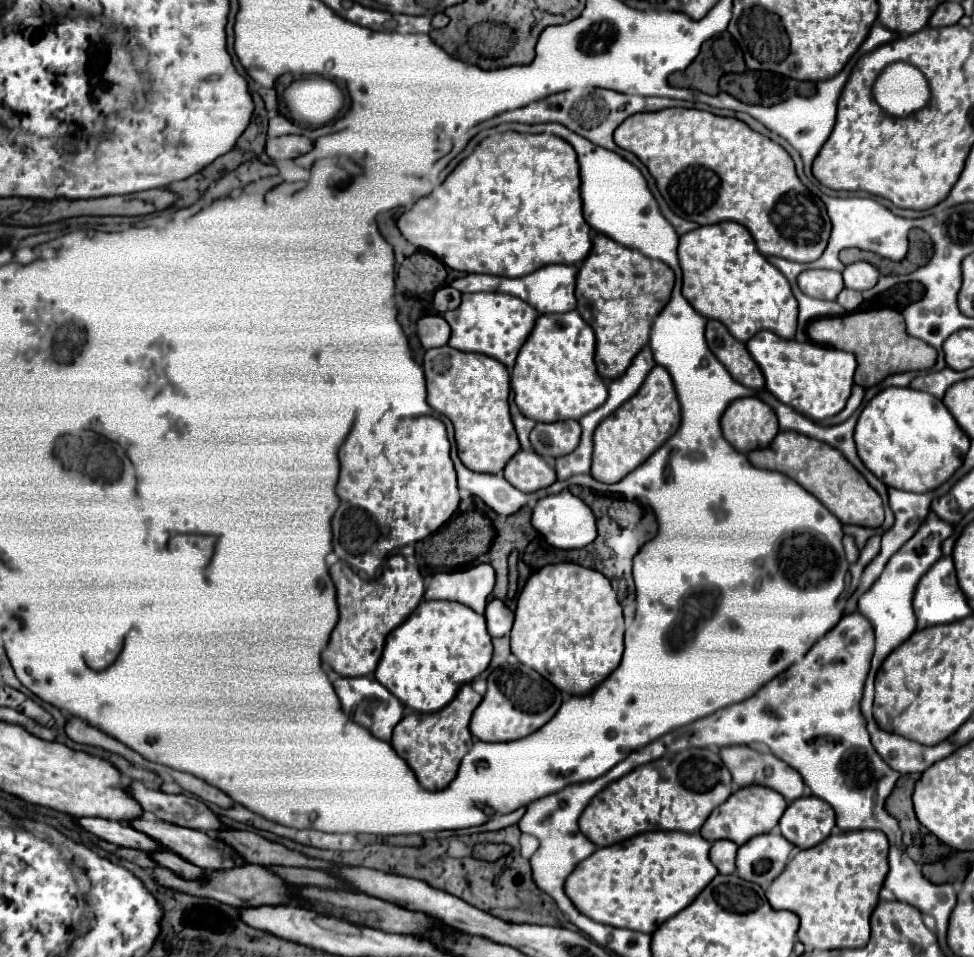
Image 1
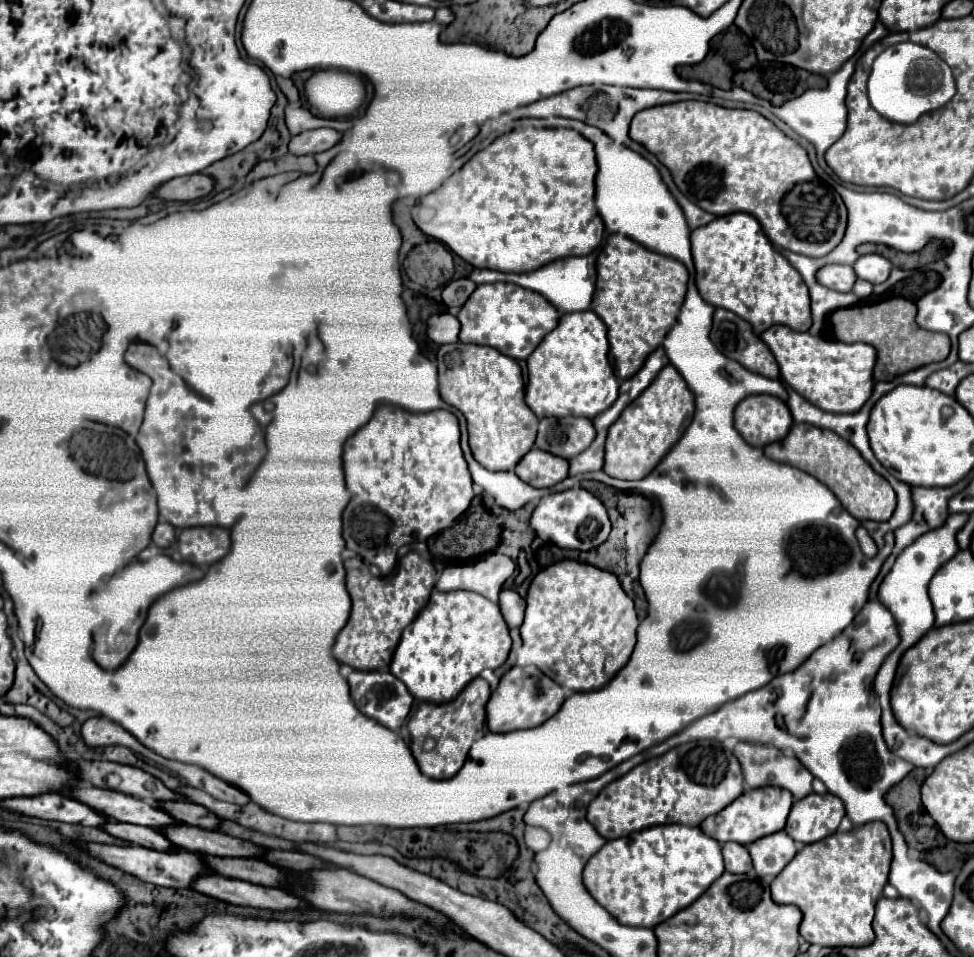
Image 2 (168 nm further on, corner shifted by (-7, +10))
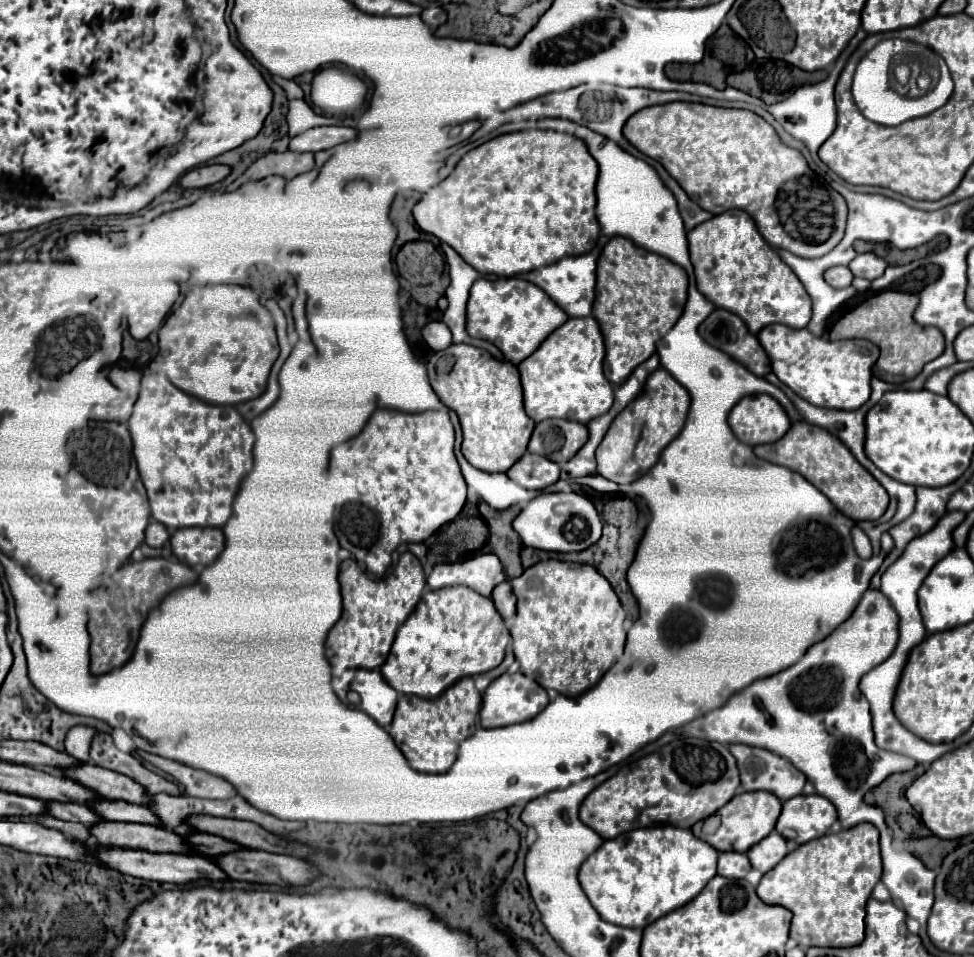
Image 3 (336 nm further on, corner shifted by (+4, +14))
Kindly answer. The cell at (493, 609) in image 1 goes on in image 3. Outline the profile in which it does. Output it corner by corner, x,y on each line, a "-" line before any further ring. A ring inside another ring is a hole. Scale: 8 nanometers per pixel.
501,582
499,586
495,586
493,588
493,594
491,594
491,600
495,602
495,608
499,610
499,614
503,616
503,620
509,622
515,616
517,598
515,598
509,582

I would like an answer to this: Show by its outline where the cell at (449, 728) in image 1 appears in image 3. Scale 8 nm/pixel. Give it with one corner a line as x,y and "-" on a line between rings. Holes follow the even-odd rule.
471,676
461,678
449,690
433,700
417,696
401,696
397,702
397,714
389,726
389,734
407,758
409,766
417,772
447,772
457,758
459,744
475,730
477,714
481,706
481,694

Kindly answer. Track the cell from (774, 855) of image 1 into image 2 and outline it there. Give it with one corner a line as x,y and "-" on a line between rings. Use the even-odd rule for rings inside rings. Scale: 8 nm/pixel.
784,832
764,836
748,846
758,876
776,876
796,856
796,842

